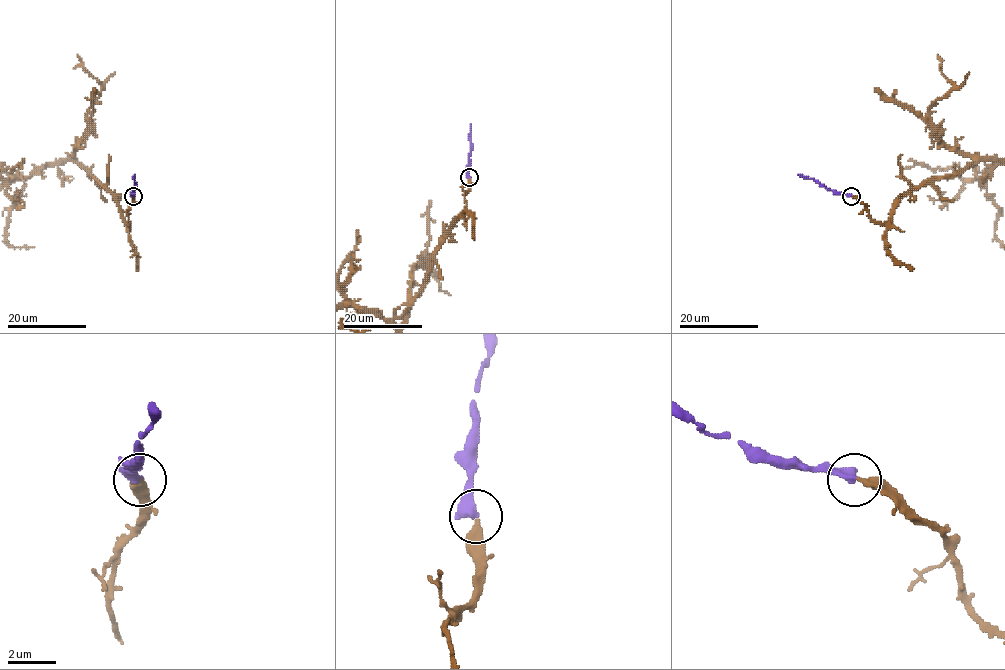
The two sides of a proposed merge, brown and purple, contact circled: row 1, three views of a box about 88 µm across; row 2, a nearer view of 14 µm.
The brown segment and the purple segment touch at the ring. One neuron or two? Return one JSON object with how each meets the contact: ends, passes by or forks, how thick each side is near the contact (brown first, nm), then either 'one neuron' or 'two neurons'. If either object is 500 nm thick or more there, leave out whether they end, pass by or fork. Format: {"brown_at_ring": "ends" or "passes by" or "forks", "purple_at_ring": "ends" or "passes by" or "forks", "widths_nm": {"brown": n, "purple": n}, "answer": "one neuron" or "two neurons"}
{"brown_at_ring": "ends", "purple_at_ring": "ends", "widths_nm": {"brown": 360, "purple": 420}, "answer": "one neuron"}

